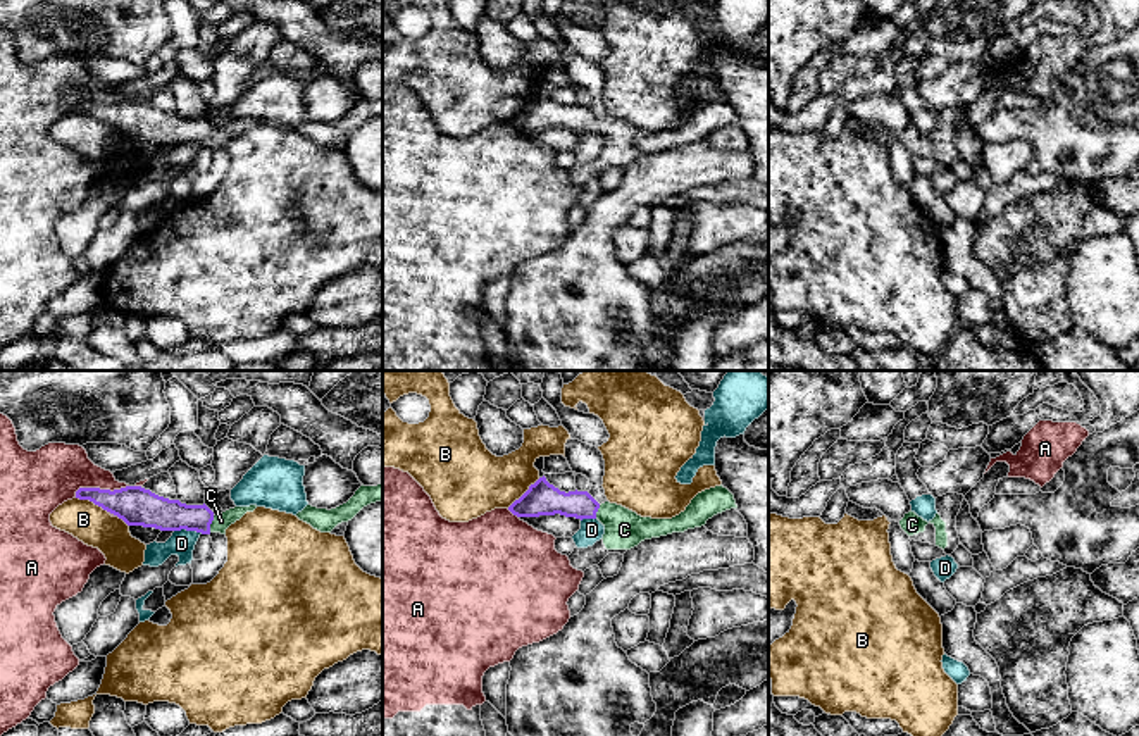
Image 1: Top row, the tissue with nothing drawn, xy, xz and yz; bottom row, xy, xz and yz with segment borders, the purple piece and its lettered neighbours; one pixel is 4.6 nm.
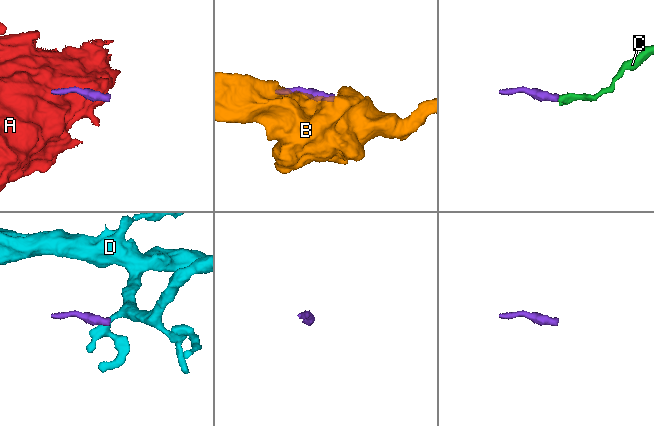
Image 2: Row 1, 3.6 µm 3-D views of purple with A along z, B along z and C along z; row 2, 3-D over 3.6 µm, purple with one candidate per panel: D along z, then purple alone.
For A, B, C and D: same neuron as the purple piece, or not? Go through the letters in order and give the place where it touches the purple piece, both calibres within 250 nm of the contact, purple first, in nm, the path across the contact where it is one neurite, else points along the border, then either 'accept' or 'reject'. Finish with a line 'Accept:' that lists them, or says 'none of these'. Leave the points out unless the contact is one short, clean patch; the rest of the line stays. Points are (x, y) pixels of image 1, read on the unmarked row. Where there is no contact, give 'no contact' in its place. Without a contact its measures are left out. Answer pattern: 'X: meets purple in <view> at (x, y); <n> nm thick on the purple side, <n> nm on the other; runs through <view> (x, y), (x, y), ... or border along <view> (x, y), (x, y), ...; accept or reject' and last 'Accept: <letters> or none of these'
A: meets purple in xy at (99, 102); 180 nm thick on the purple side, 280 nm on the other; reject
B: meets purple in xz at (524, 107); 160 nm thick on the purple side, 320 nm on the other; reject
C: meets purple in xy at (211, 137); 150 nm thick on the purple side, 80 nm on the other; runs through xy (159, 126), (200, 131), (211, 137), (221, 135); accept
D: meets purple in xy at (188, 143); 180 nm thick on the purple side, 120 nm on the other; border along xy (174, 143), (202, 147); reject
Accept: C

